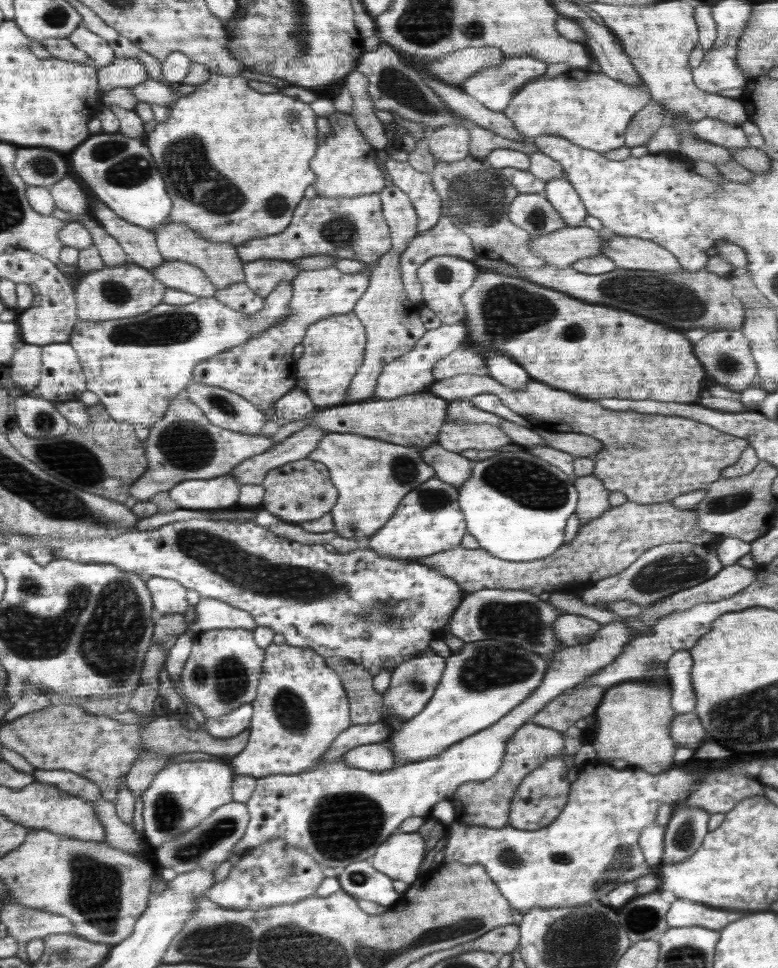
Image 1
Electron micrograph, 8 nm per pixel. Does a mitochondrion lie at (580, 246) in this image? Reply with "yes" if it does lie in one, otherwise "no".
no

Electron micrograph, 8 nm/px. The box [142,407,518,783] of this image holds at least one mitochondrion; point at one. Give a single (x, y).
(246, 571)

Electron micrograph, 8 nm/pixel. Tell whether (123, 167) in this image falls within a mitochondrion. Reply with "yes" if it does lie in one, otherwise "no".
yes

